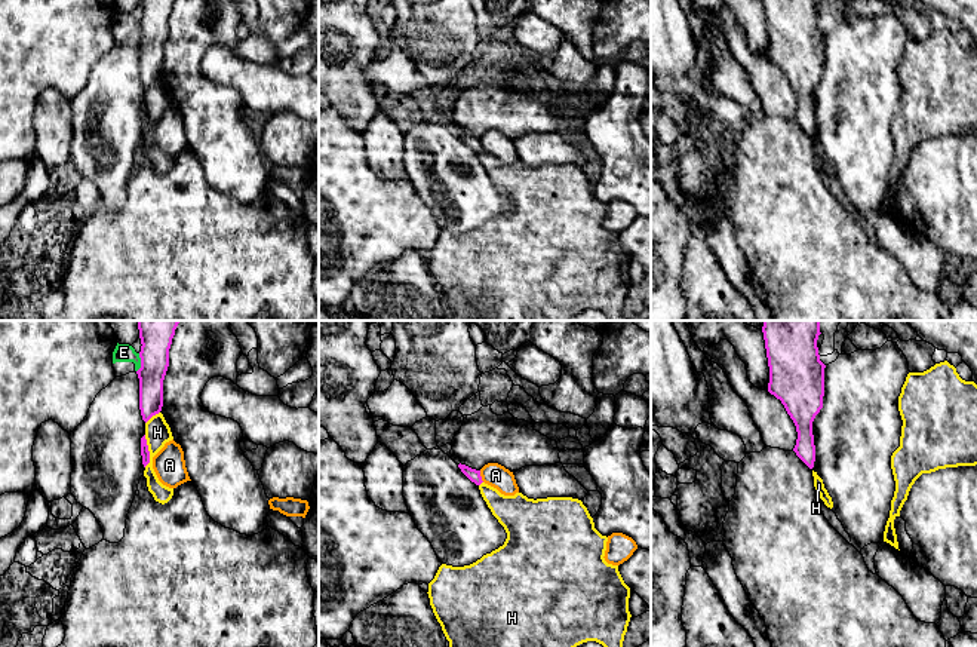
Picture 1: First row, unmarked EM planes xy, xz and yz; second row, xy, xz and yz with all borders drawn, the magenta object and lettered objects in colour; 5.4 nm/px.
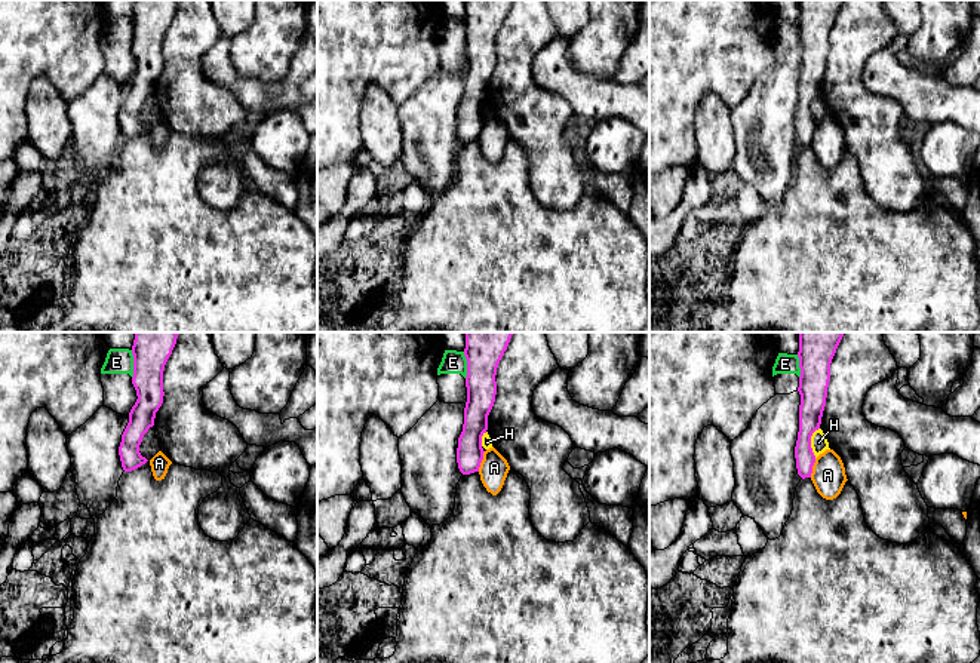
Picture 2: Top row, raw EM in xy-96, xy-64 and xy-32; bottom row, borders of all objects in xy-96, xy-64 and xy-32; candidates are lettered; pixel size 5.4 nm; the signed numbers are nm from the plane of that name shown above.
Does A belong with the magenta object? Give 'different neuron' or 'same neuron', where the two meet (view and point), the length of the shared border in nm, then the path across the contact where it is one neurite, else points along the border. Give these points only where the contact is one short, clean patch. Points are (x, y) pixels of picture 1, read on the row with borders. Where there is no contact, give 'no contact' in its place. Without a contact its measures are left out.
different neuron; contact xz (481, 477); length 70 nm; border xz (479, 471), (484, 481)

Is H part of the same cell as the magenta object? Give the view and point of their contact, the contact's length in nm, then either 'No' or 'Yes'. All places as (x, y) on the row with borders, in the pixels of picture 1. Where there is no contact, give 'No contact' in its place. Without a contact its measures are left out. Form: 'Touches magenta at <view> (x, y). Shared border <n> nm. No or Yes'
Touches magenta at xy (148, 451). Shared border 180 nm. No

